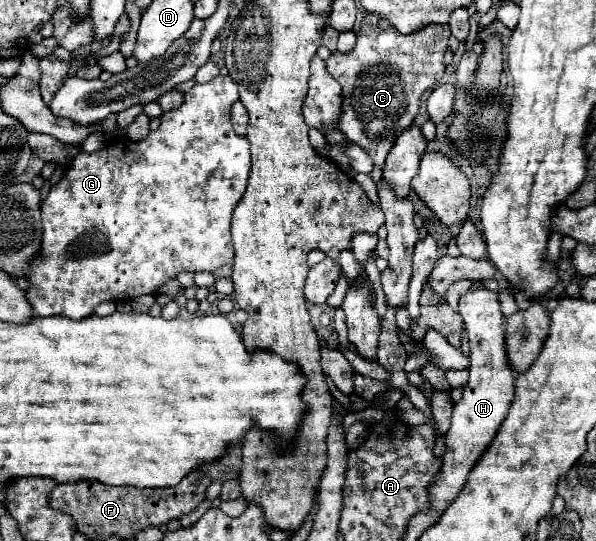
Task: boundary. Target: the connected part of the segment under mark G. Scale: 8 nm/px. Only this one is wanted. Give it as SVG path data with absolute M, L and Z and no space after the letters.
M216 76L210 82L196 84L184 94L184 104L176 110L164 112L162 124L156 132L150 132L142 142L130 142L126 138L120 138L112 142L110 146L88 154L80 152L68 166L68 172L64 178L50 188L44 204L42 204L42 226L44 226L44 240L42 240L42 258L32 262L32 272L30 272L30 282L32 288L26 292L28 300L32 300L32 308L36 316L66 316L72 320L80 320L86 316L94 314L94 308L106 300L112 302L126 302L134 300L142 294L154 294L160 284L164 284L170 278L176 278L180 272L214 272L216 268L224 264L232 264L234 248L230 240L230 218L240 202L246 182L248 182L248 172L250 172L250 144L246 138L238 136L230 124L230 108L238 100L238 86L230 76Z

